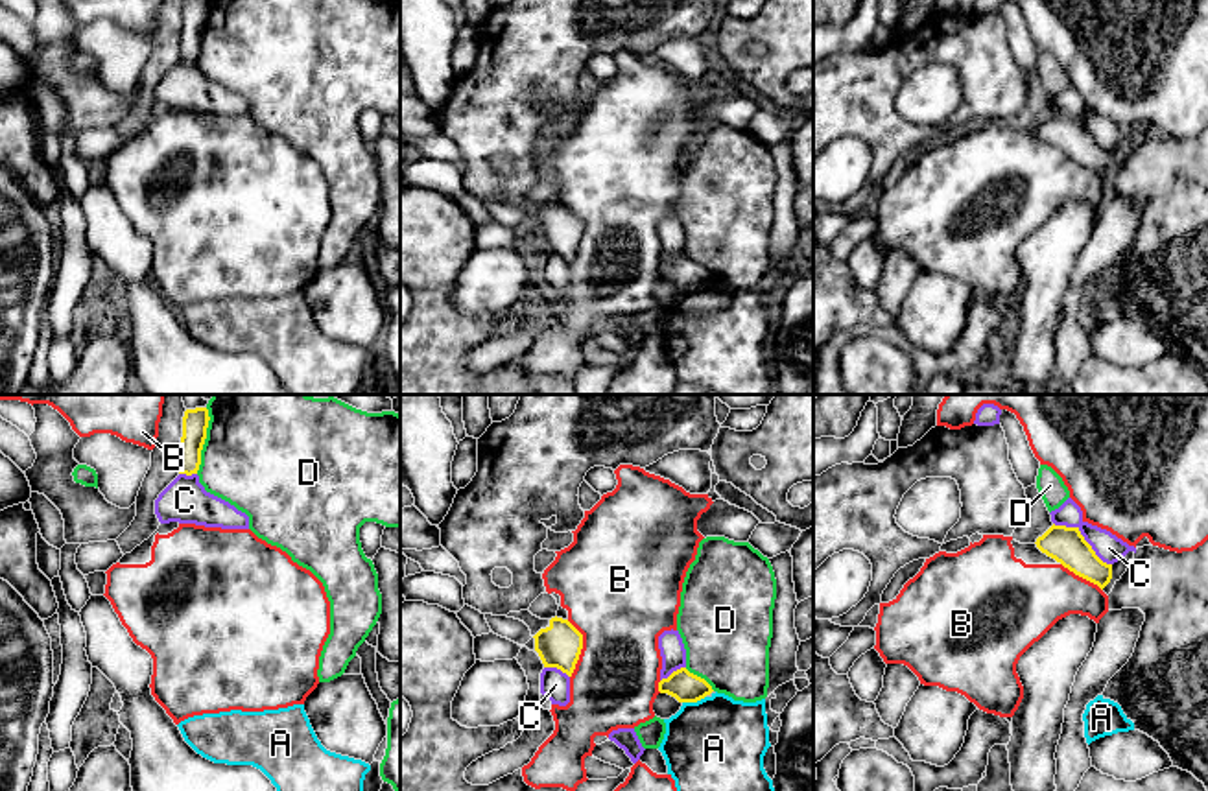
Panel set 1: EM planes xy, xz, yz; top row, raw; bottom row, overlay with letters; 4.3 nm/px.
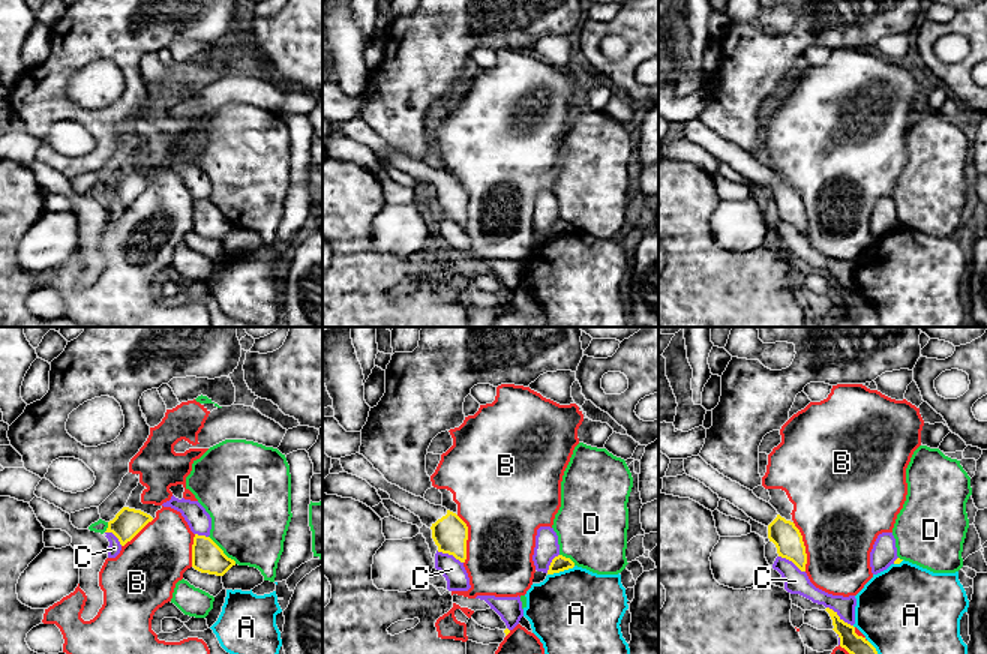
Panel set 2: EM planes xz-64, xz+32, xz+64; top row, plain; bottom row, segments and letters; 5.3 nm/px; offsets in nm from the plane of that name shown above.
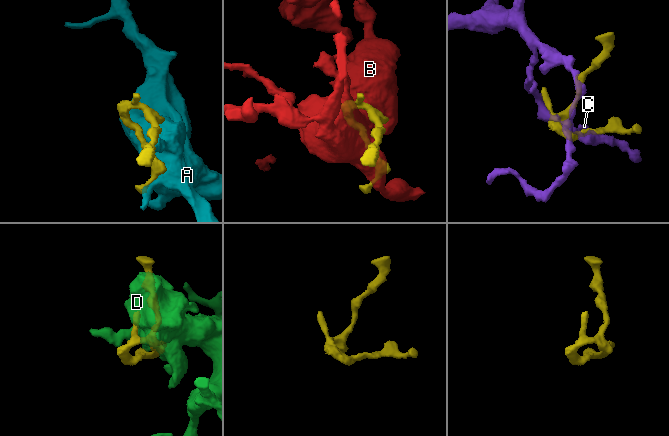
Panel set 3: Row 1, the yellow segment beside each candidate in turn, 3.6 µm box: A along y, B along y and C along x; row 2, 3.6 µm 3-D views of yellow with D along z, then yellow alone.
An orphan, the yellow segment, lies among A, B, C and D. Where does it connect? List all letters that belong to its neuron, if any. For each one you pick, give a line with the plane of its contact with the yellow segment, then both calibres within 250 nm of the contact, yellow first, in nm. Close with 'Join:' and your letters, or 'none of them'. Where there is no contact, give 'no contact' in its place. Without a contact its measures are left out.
Join: none of them

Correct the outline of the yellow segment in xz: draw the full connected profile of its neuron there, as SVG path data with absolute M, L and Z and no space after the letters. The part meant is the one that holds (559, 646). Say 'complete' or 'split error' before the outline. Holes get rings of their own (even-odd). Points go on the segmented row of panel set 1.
split error | M529 610L509 612L507 618L524 621L535 638L535 651L544 667L557 667L572 677L583 649L583 634L563 618L540 620Z

